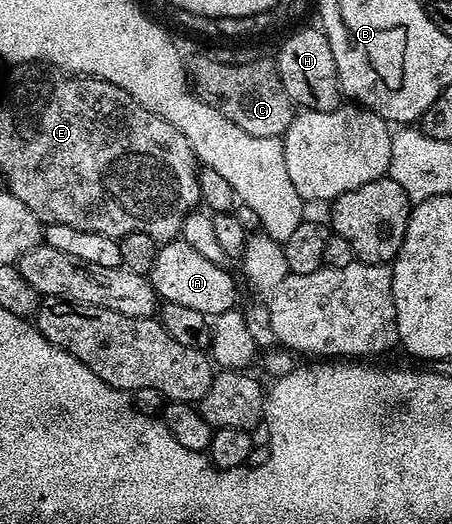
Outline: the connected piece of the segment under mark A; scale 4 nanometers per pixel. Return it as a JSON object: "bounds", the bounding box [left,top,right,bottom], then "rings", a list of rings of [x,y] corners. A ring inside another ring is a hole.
{"bounds":[149,238,237,318],"rings":[[[180,238],[164,241],[155,254],[155,266],[149,271],[149,281],[153,289],[164,302],[176,302],[191,310],[199,310],[207,318],[223,314],[227,310],[237,308],[237,284],[228,272],[225,264],[211,262],[211,258],[203,258],[192,246]]]}

